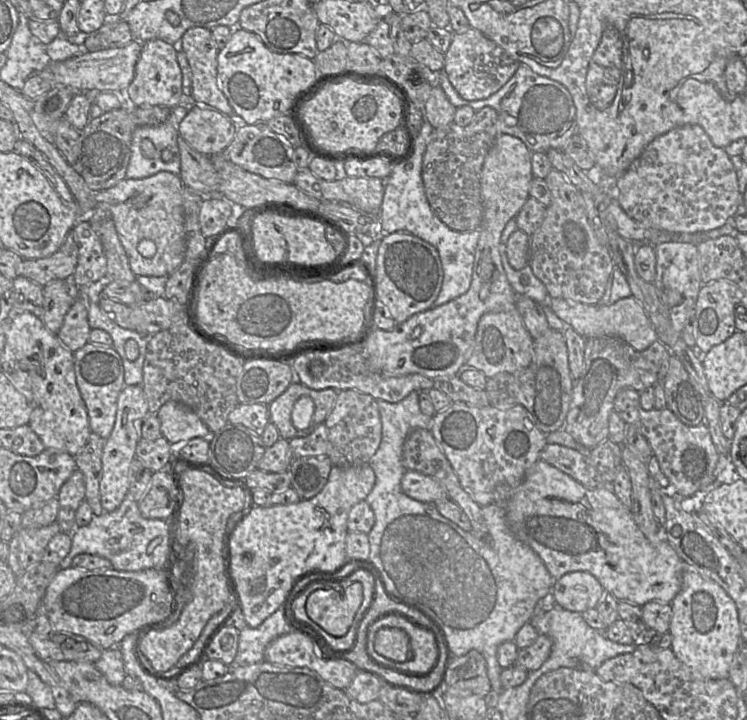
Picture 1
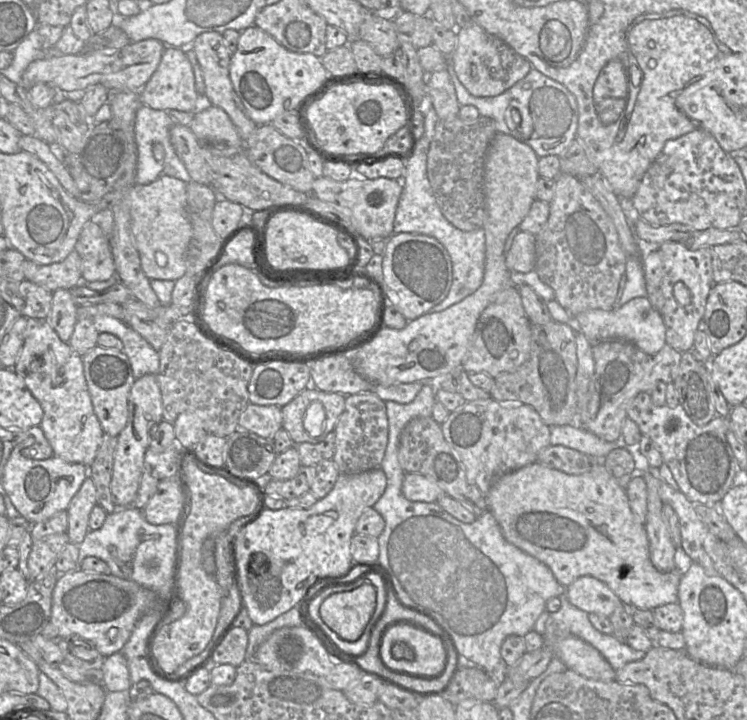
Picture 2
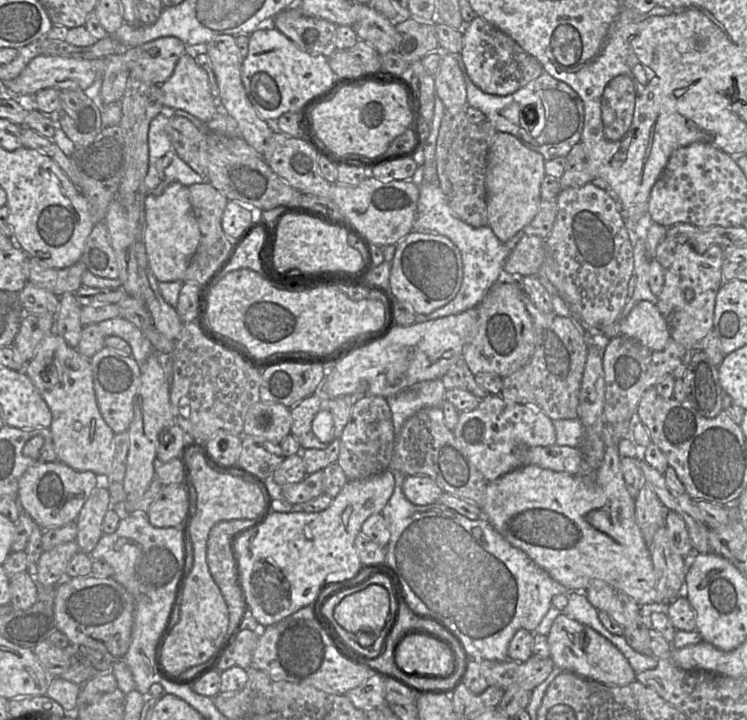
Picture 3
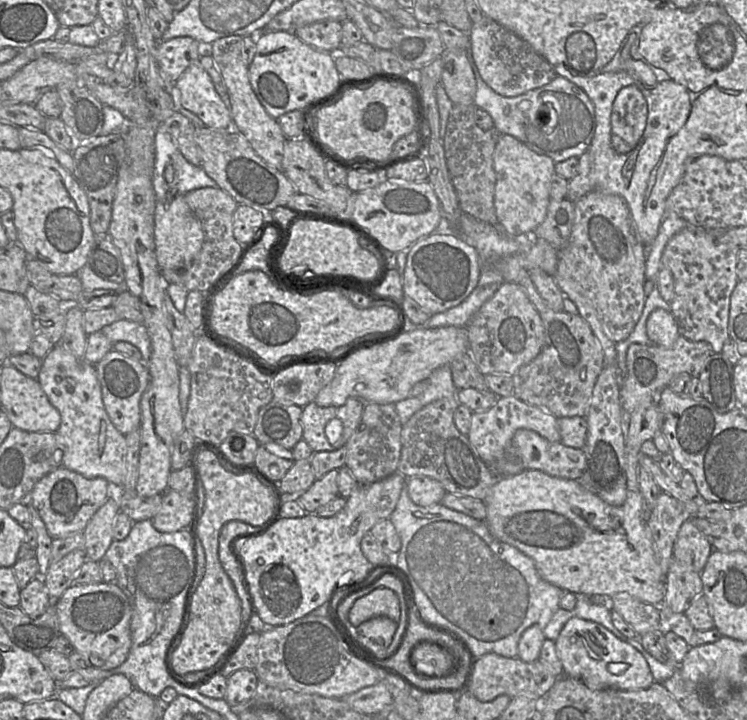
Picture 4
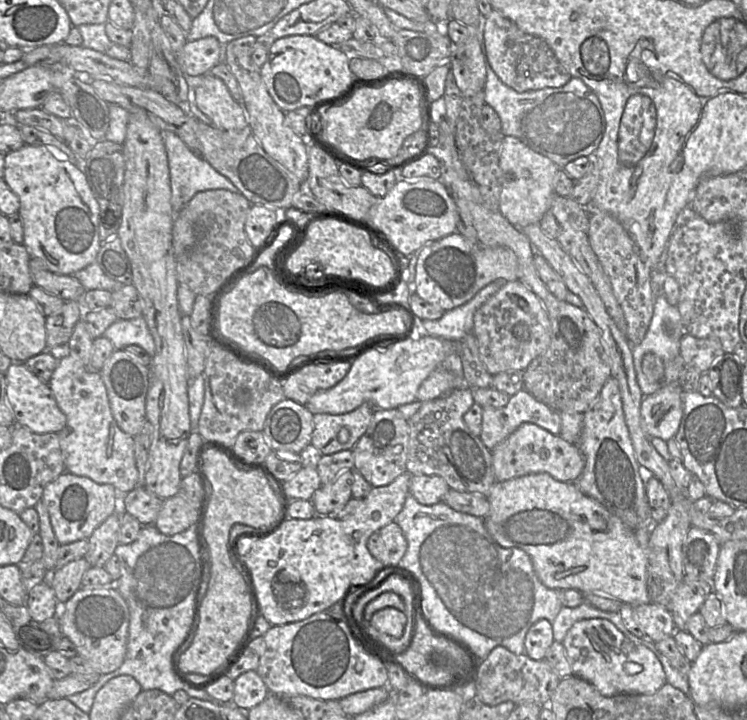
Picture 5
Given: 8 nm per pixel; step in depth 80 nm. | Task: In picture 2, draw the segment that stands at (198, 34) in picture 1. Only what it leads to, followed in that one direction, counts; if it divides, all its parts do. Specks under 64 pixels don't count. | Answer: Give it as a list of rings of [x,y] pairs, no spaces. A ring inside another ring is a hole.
[[[219,32],[201,33],[191,44],[203,73],[205,82],[204,96],[213,106],[222,108],[229,115],[237,127],[241,139],[246,140],[258,125],[247,116],[242,102],[233,89],[229,76],[229,66],[233,52],[225,45],[223,36]]]

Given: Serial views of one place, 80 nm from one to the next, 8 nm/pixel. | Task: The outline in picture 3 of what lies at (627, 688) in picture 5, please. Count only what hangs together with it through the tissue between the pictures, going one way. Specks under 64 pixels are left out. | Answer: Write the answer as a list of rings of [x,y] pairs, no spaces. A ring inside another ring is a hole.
[[[564,615],[558,616],[546,636],[554,665],[586,679],[603,684],[625,686],[636,681],[636,672],[623,653],[589,626]]]

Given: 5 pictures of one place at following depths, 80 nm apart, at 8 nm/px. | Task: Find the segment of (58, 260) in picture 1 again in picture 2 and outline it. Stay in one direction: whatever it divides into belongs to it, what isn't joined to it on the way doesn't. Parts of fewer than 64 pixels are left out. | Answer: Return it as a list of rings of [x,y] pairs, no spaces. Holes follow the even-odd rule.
[[[74,249],[64,260],[53,264],[42,265],[26,259],[23,273],[26,280],[50,292],[57,289],[72,290],[82,281],[81,258]]]

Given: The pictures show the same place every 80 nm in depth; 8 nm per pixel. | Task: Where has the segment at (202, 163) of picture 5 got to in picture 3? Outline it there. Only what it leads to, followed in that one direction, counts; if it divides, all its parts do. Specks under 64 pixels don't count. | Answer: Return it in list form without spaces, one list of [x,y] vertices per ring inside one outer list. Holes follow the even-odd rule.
[[[161,112],[151,122],[148,133],[149,161],[148,171],[143,181],[144,194],[160,194],[169,184],[179,182],[186,187],[193,184],[208,182],[196,173],[176,153],[167,132],[168,114]]]

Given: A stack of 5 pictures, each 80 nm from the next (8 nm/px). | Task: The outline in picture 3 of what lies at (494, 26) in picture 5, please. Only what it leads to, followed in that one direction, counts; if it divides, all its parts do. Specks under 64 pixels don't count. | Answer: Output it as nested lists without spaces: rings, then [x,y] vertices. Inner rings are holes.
[[[479,16],[465,26],[462,35],[463,47],[459,55],[464,66],[465,80],[468,77],[485,93],[510,95],[544,72],[542,65],[535,57],[527,53],[507,34]]]

